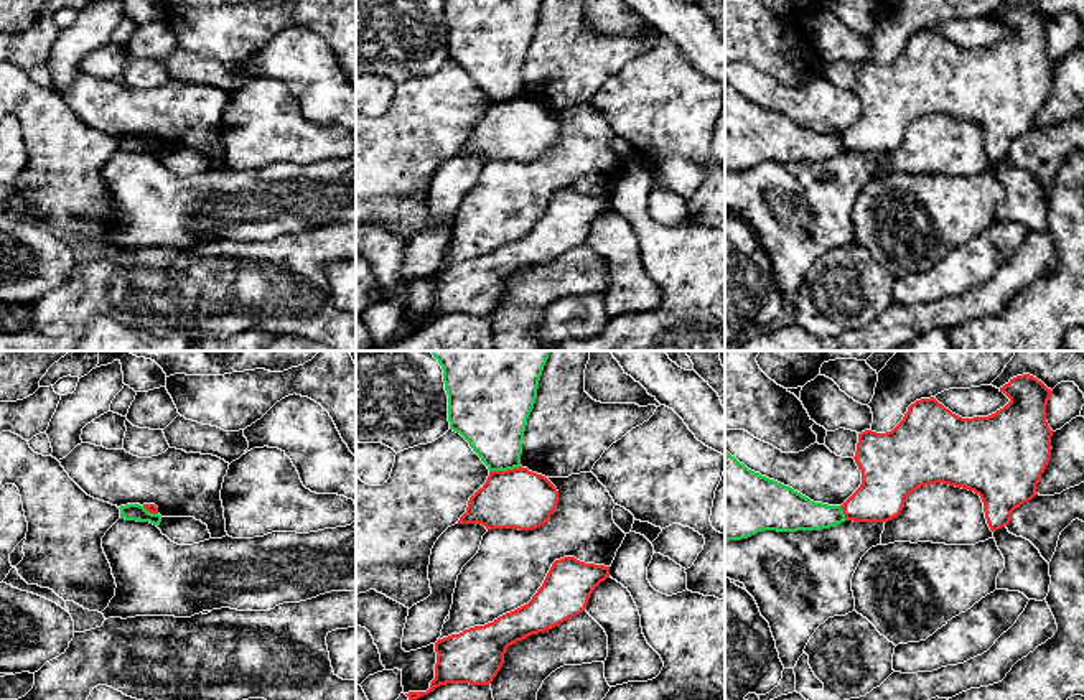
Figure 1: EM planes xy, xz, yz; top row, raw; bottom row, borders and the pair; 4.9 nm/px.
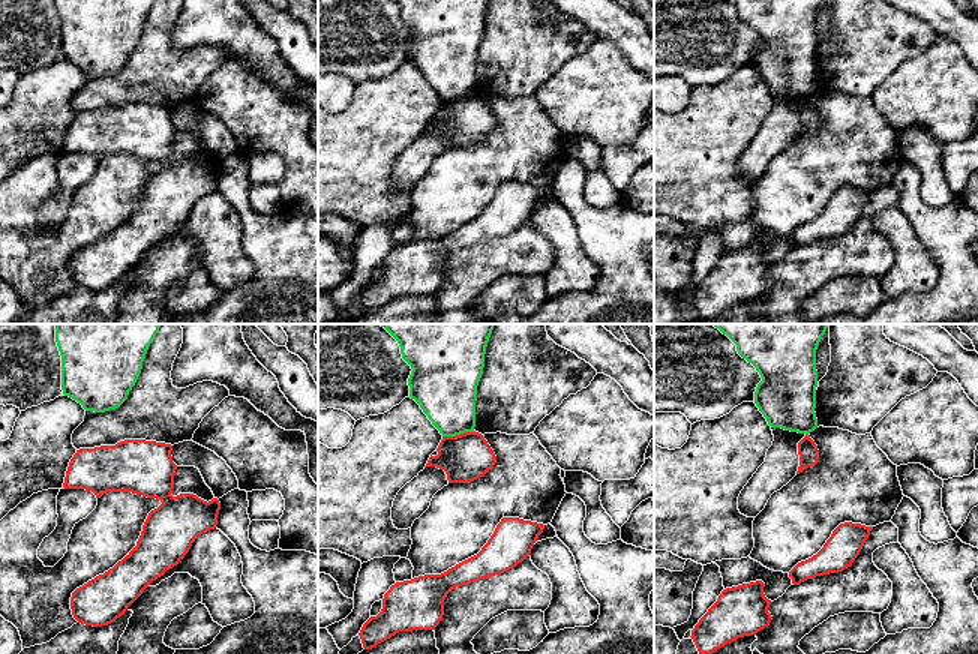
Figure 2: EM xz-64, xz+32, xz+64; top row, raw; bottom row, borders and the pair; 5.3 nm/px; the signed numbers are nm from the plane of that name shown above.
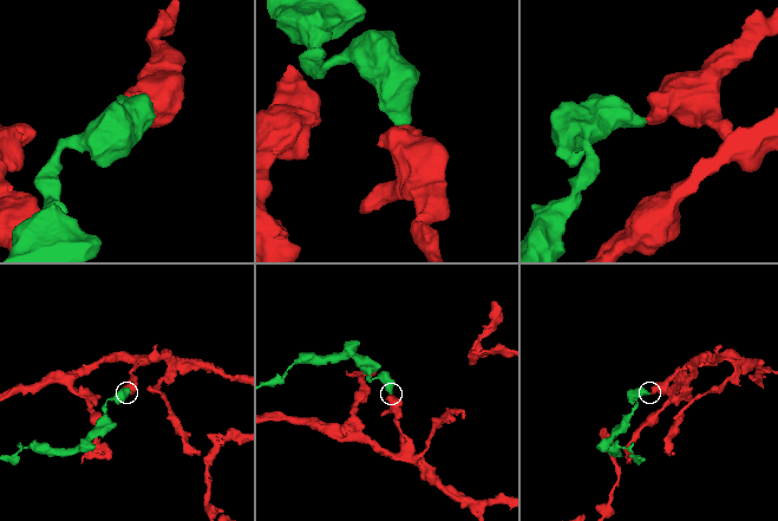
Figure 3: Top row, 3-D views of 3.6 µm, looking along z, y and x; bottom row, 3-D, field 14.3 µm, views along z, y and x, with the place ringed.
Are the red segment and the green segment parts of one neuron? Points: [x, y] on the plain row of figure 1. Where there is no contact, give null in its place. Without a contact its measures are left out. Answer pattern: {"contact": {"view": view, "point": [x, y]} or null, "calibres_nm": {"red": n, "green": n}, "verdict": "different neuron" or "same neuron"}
{"contact": {"view": "xz", "point": [504, 102]}, "calibres_nm": {"red": 300, "green": 320}, "verdict": "different neuron"}

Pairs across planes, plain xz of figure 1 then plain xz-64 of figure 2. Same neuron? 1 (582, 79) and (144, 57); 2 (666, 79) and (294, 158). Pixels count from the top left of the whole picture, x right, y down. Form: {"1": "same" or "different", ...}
{"1": "same", "2": "same"}

